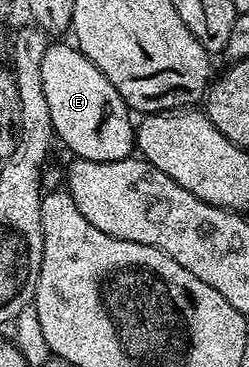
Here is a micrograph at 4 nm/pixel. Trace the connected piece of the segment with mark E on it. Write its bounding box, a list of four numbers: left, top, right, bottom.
[41,41,137,161]

